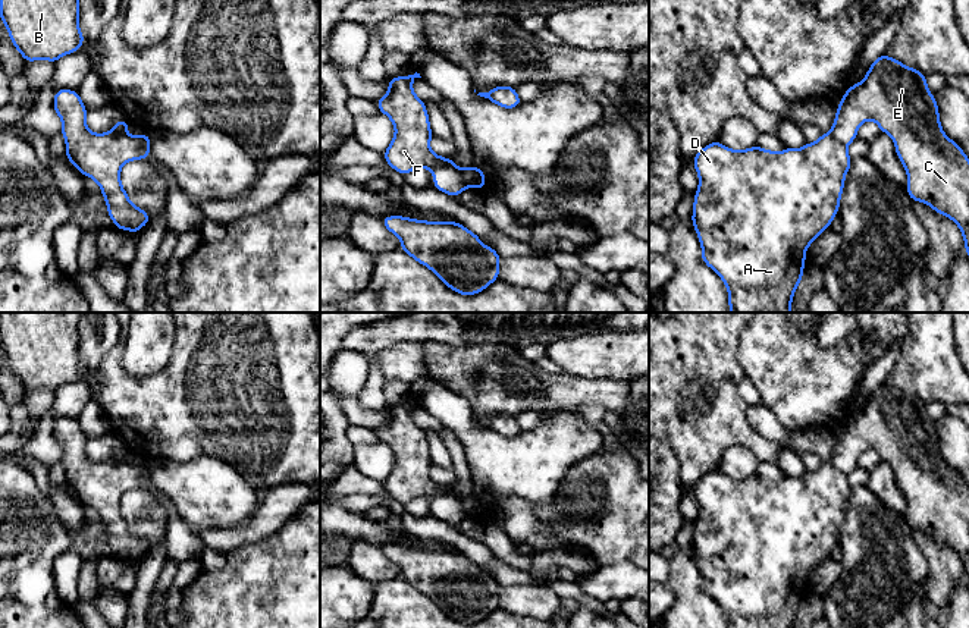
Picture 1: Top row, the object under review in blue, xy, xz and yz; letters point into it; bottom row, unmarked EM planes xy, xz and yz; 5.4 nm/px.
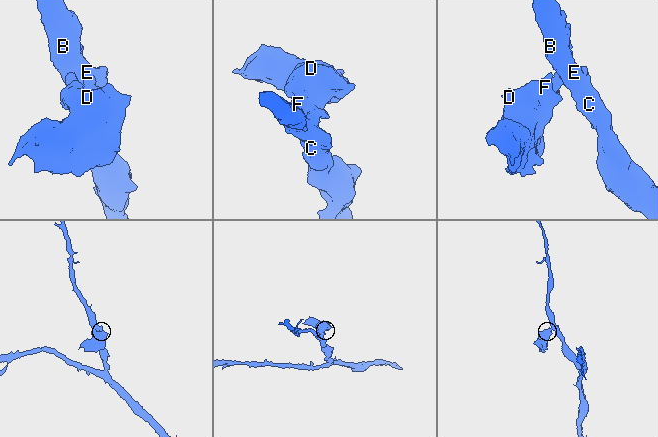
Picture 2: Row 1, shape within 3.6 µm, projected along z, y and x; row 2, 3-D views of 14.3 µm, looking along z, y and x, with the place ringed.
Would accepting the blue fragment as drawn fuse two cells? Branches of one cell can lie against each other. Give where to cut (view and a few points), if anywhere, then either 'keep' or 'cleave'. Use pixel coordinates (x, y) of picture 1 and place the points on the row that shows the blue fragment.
xz (433, 169), (452, 166), (466, 187) | cleave

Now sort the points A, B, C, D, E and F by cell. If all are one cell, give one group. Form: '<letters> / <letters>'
A D F / B C E

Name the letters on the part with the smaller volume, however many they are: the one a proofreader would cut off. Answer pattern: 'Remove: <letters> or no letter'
Remove: A, D, F

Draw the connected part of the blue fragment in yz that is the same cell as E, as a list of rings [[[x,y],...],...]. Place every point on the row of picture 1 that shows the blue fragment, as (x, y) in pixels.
[[[887,54],[875,59],[865,79],[843,94],[831,134],[849,145],[857,138],[857,128],[868,119],[893,138],[897,157],[909,178],[906,191],[910,200],[925,202],[953,220],[963,235],[965,251],[969,255],[969,158],[960,145],[944,134],[938,106],[926,87],[925,75]]]

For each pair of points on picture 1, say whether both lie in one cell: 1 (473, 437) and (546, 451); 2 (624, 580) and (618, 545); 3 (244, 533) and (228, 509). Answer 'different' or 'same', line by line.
1: same
2: different
3: different

